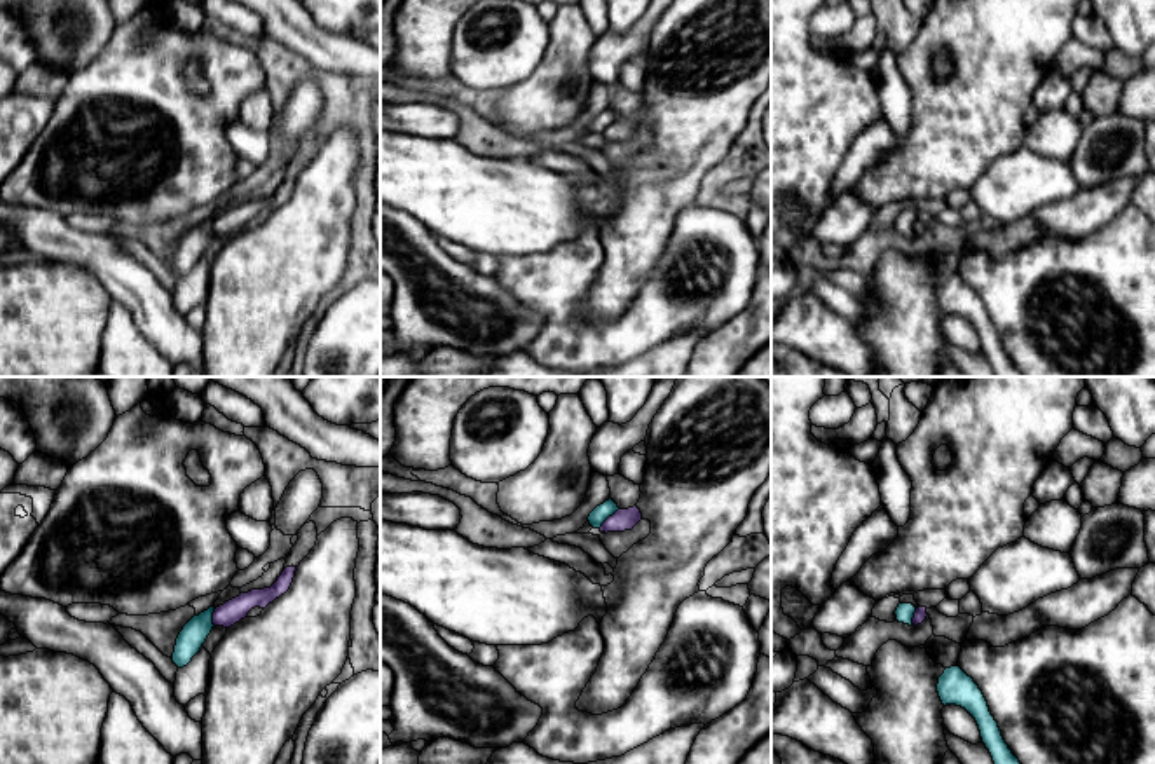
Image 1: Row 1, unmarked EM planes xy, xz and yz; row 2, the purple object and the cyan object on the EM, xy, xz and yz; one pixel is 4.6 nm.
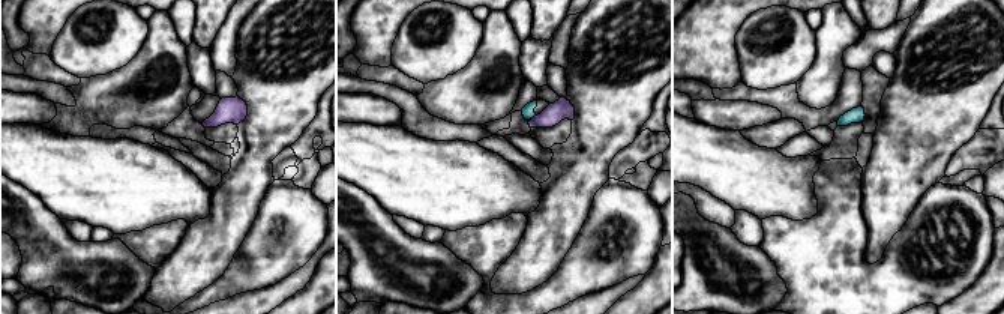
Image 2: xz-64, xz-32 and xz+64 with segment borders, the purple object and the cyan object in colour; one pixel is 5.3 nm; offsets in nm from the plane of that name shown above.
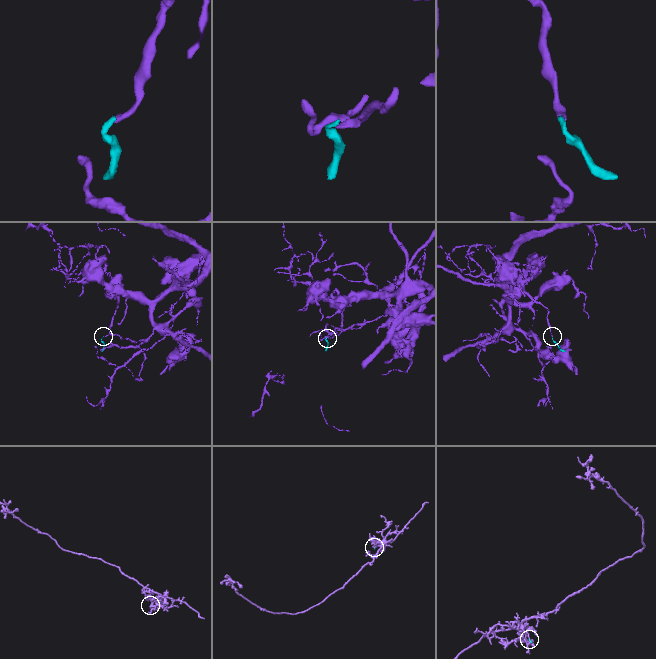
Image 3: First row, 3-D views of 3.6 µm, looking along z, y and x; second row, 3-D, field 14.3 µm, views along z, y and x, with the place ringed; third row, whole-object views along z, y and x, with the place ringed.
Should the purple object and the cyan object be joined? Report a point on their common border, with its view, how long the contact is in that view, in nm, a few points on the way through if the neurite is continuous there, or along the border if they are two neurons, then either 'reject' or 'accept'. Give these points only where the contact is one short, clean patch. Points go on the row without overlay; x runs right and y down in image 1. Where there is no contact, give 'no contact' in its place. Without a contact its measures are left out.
contact xz (608, 128); length 130 nm; border xz (618, 117), (599, 136); reject

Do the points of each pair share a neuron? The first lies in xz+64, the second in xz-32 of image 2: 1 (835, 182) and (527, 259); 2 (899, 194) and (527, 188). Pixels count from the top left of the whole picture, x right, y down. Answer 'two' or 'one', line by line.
1: two
2: two

